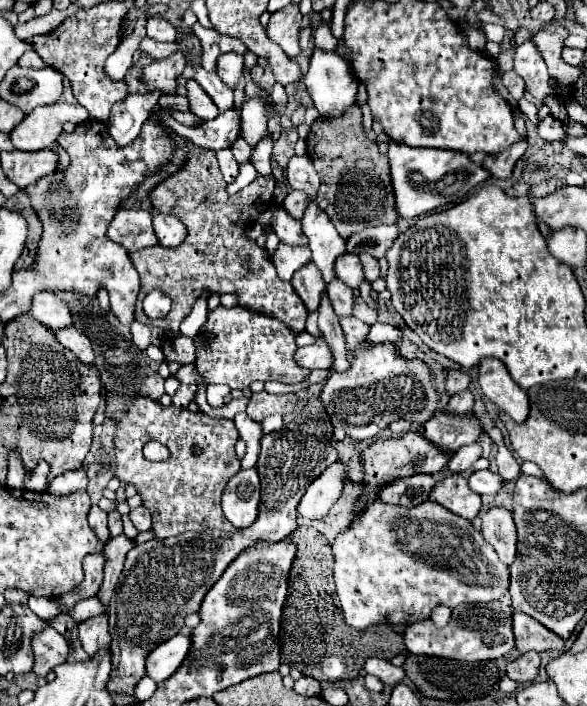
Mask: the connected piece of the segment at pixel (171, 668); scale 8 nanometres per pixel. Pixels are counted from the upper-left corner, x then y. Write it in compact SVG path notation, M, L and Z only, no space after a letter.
M179 633L171 637L169 641L165 641L163 645L159 645L159 649L155 649L151 657L147 657L147 675L155 679L157 683L171 677L183 665L185 657L189 655L191 643L193 643L191 637Z

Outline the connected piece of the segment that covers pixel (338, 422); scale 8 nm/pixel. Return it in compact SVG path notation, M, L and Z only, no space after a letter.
M361 341L359 347L353 351L351 367L345 373L335 373L323 383L321 399L325 403L325 409L333 421L335 427L343 427L347 435L353 439L367 439L377 437L383 429L387 429L397 419L407 419L409 423L423 425L429 421L435 411L439 411L441 393L435 389L435 379L431 367L421 359L407 359L403 357L393 343L377 343L369 345L367 341Z

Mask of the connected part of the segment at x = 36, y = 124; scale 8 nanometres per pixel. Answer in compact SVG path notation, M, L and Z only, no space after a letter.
M55 103L43 105L31 111L13 131L11 141L19 151L41 151L53 147L63 131L63 123L71 121L75 125L89 119L89 113L81 105Z

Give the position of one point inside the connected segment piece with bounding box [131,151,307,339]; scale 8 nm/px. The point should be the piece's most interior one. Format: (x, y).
(217, 257)

